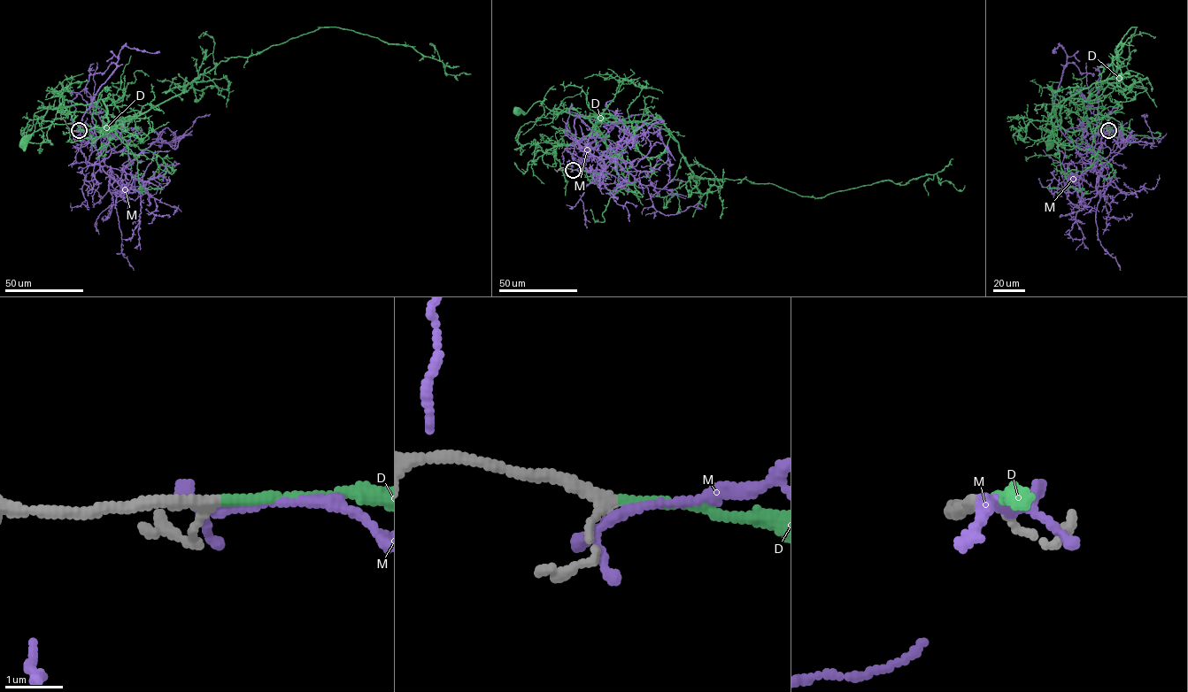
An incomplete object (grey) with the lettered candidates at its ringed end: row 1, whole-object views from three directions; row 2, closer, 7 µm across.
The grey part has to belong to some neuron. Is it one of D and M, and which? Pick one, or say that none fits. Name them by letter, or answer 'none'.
D

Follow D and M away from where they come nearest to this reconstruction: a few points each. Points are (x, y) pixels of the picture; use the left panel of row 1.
D: (79, 130), (122, 128), (117, 126), (103, 132), (96, 126), (78, 122), (51, 124), (34, 132), (24, 143)
M: (78, 131), (95, 128), (98, 163), (87, 162), (81, 151), (82, 115), (116, 67), (124, 46), (159, 52)

